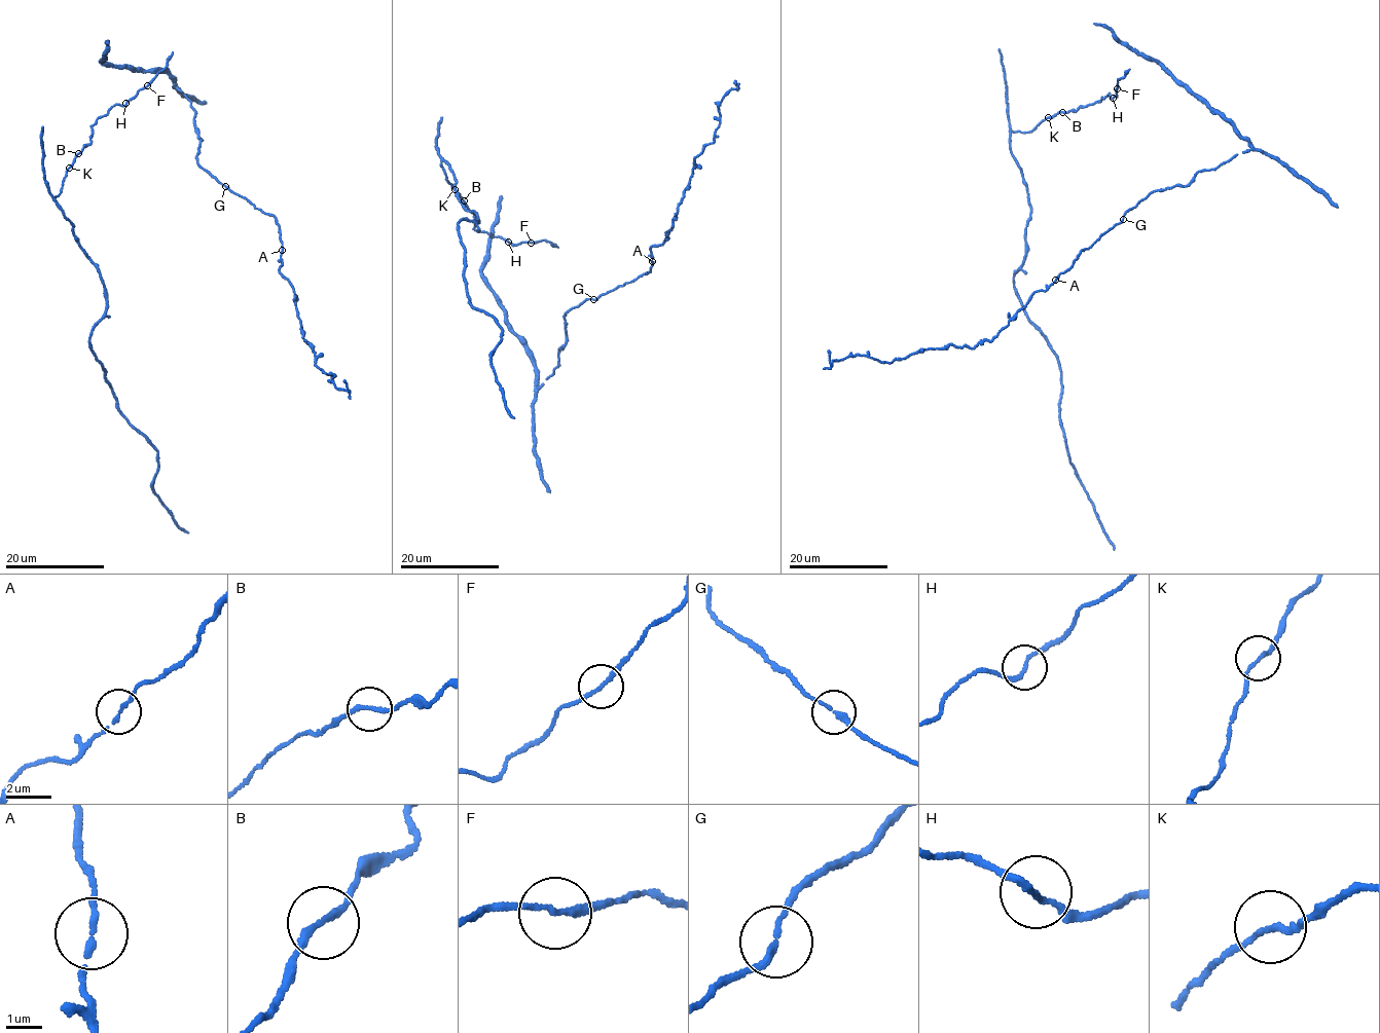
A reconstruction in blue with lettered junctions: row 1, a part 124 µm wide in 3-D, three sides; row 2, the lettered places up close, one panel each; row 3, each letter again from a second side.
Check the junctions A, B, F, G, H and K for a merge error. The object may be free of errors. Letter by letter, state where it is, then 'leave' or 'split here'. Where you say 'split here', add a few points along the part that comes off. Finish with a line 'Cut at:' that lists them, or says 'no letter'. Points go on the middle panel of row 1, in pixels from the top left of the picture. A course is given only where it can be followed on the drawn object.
A: (652, 261) | leave
B: (464, 200) | leave
F: (531, 243) | leave
G: (593, 299) | leave
H: (508, 242) | leave
K: (455, 189) | leave
Cut at: no letter

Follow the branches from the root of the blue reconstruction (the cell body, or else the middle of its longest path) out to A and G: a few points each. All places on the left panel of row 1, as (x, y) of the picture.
A: (103, 61), (170, 75), (194, 112), (201, 139), (196, 161), (273, 215), (281, 250)
G: (103, 61), (170, 75), (194, 112), (193, 124), (201, 139), (196, 161), (224, 186)

